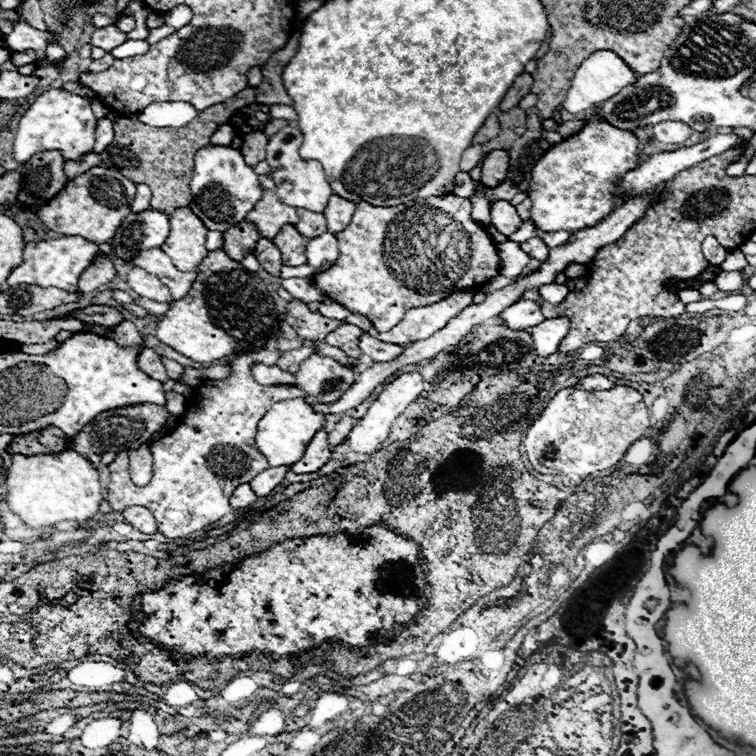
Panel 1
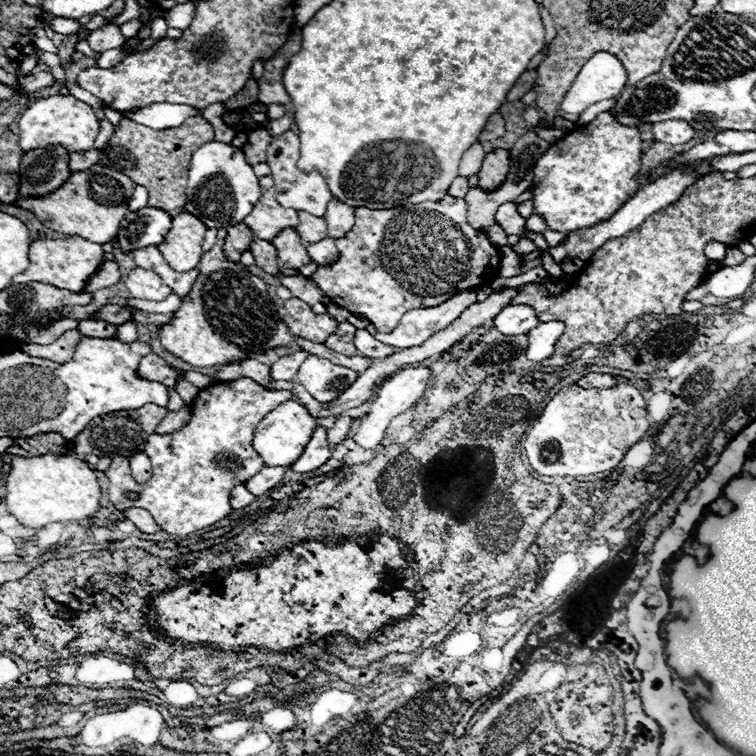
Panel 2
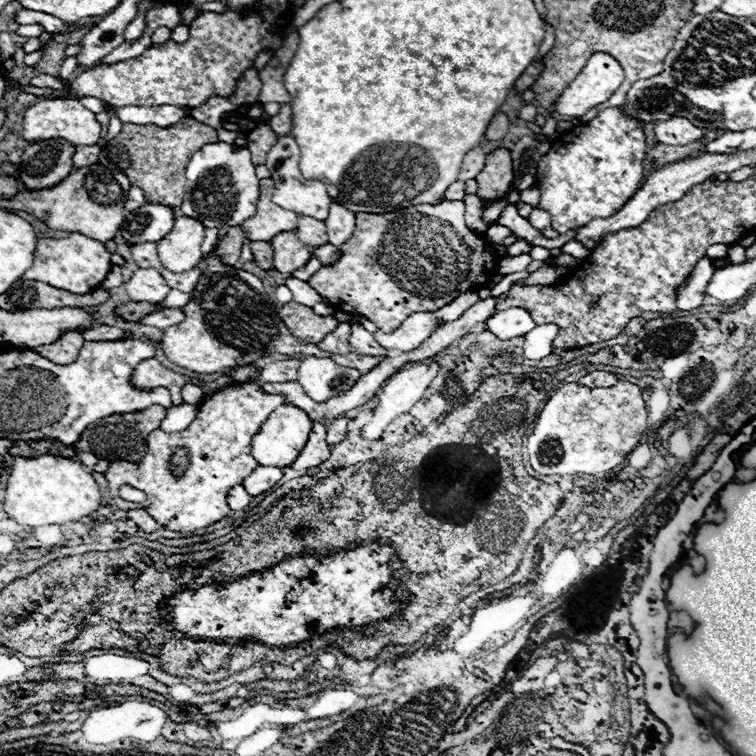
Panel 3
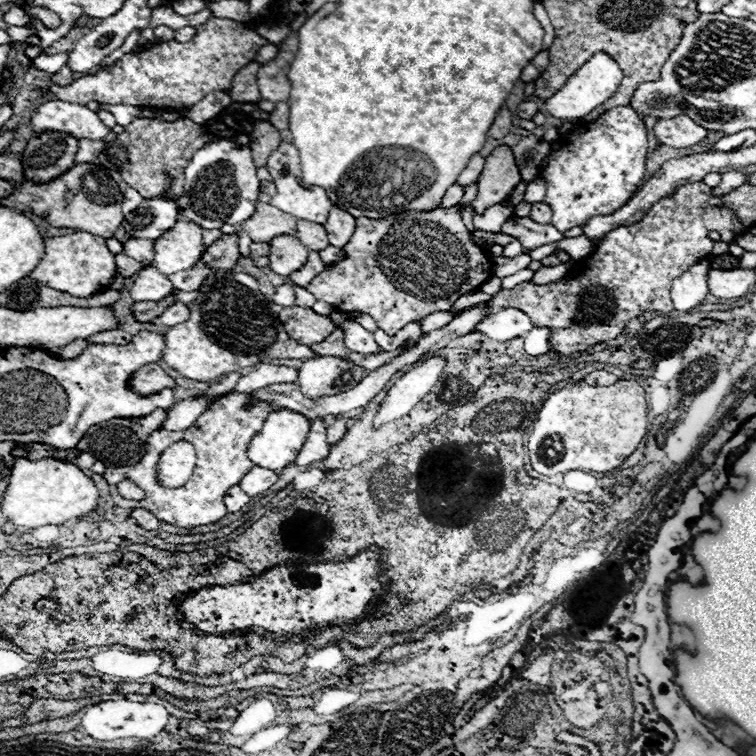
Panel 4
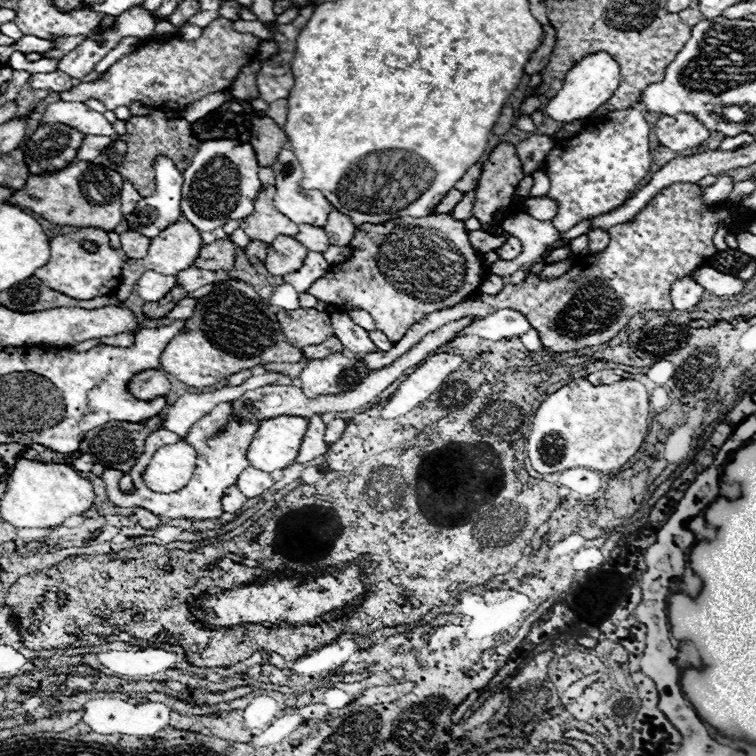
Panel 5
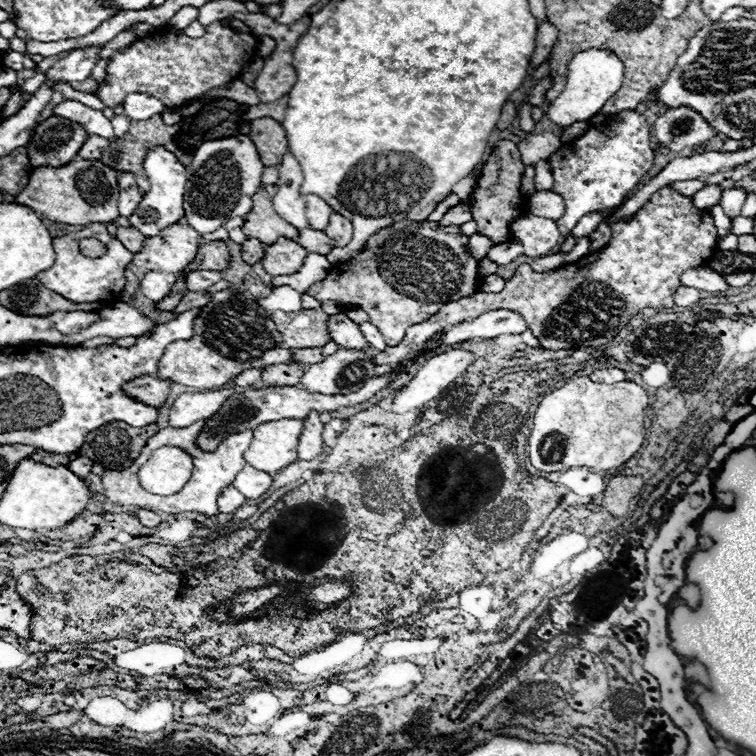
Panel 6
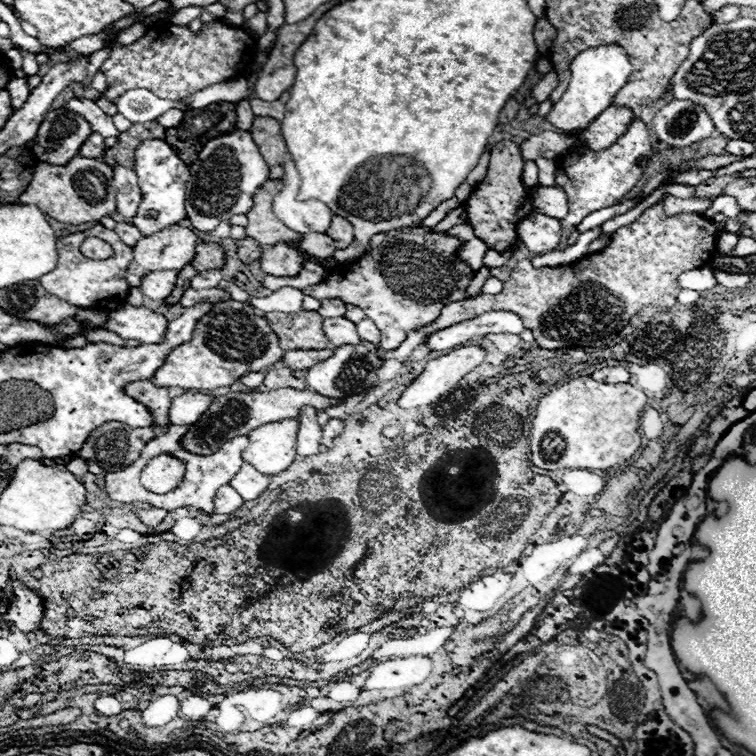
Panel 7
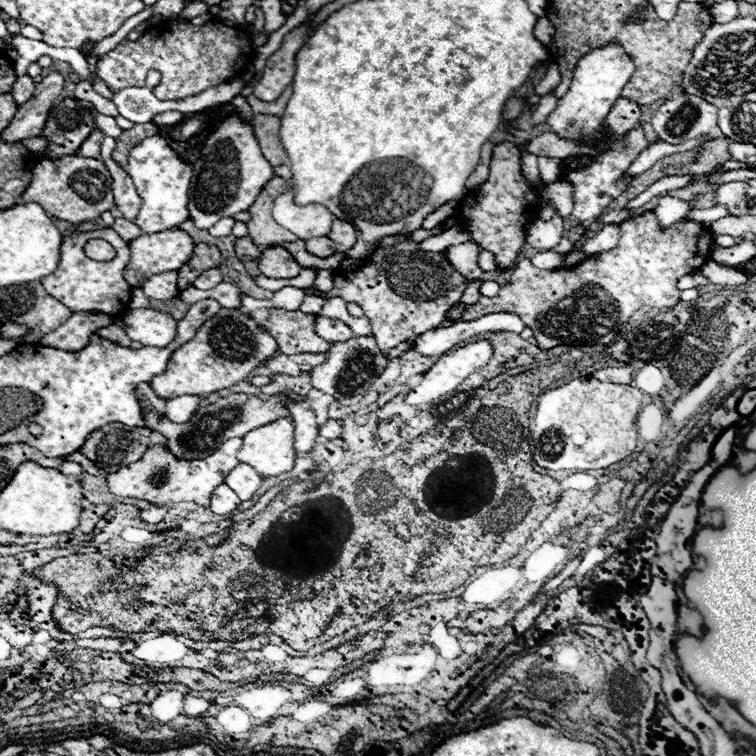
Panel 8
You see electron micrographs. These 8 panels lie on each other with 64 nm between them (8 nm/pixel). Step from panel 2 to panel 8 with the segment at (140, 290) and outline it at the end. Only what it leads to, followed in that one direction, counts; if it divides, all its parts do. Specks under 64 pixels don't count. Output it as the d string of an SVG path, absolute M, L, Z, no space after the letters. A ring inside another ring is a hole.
M160 272L156 276L150 276L144 282L142 292L152 300L172 300L178 294L176 272Z

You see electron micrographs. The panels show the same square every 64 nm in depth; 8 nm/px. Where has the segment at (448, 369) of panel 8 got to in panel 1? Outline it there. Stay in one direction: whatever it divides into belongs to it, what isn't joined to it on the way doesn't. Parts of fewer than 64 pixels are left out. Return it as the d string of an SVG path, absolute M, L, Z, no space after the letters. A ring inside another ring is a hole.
M404 372L404 374L396 376L392 382L388 382L380 390L380 394L372 402L372 406L368 408L368 414L362 420L358 420L358 424L348 434L346 440L348 440L350 448L356 450L356 452L364 452L364 454L370 454L370 452L378 450L378 446L388 438L390 426L396 420L396 416L400 416L408 408L408 404L412 404L420 396L422 390L424 390L424 380L422 380L422 374L420 372Z

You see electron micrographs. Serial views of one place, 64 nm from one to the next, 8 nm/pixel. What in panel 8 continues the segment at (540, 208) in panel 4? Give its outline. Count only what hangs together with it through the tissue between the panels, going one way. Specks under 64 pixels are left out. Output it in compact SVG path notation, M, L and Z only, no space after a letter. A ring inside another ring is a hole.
M558 178L556 182L546 186L546 190L540 194L540 202L542 204L544 202L556 204L558 216L564 218L564 216L570 216L572 210L574 210L574 198L572 198L572 194L574 194L572 182L564 180L564 178Z

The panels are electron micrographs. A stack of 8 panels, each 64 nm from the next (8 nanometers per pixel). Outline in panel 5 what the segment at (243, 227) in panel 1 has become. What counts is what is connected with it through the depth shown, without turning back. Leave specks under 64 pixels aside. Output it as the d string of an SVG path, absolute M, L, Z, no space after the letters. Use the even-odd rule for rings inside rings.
M230 237L216 240L202 248L200 256L196 258L196 268L204 270L229 271L234 266L234 256L237 246L230 240Z

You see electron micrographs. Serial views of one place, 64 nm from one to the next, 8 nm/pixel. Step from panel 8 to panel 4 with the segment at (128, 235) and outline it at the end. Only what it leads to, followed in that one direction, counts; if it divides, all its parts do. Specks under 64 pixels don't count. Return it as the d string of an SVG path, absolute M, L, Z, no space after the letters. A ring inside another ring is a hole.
M128 238L124 242L124 254L148 264L152 260L152 252L154 252L154 242L152 240L136 240L136 238Z

